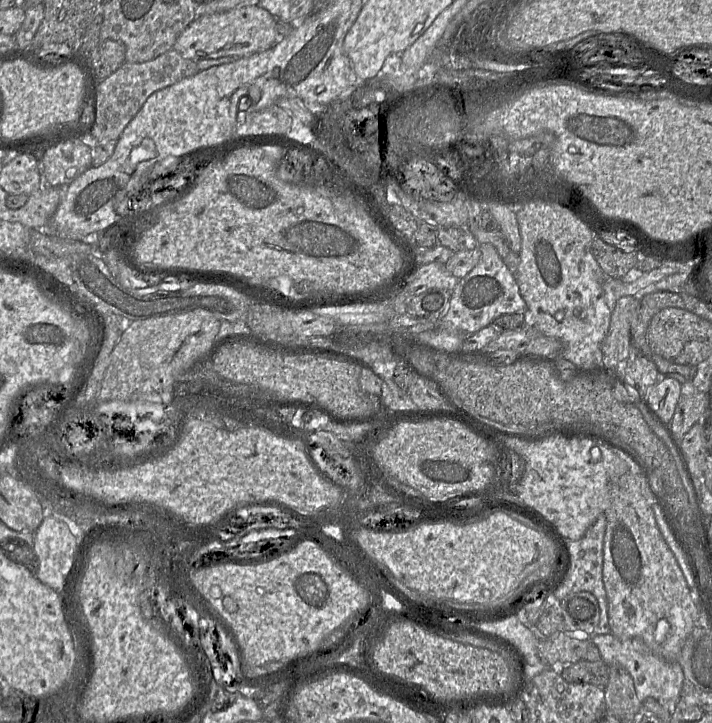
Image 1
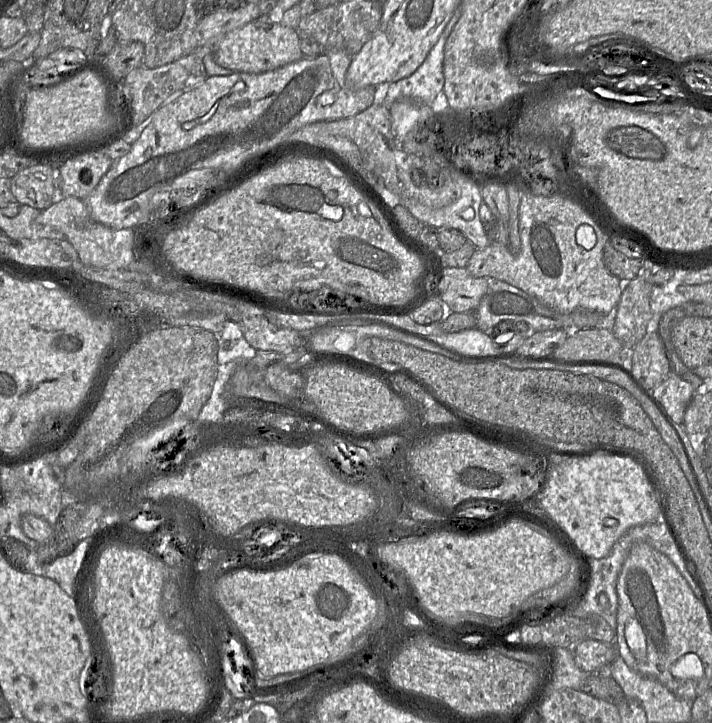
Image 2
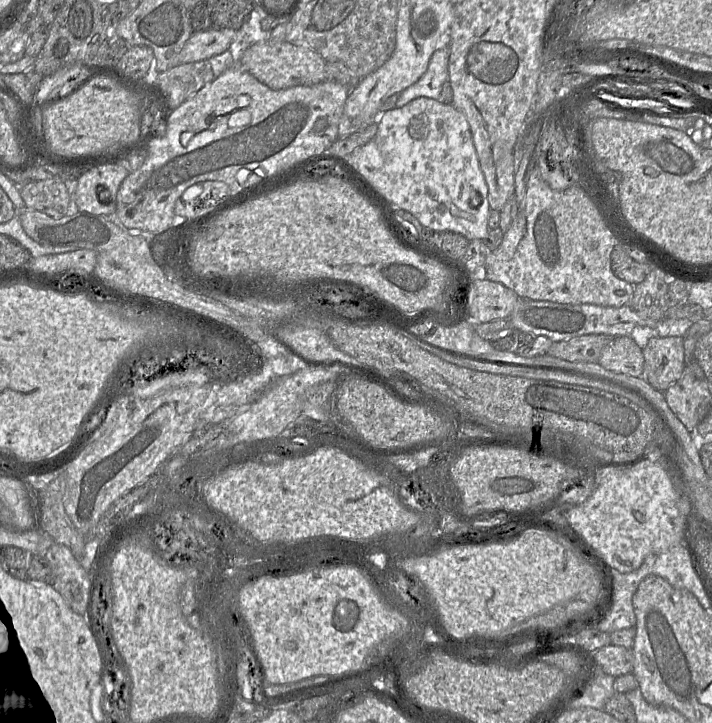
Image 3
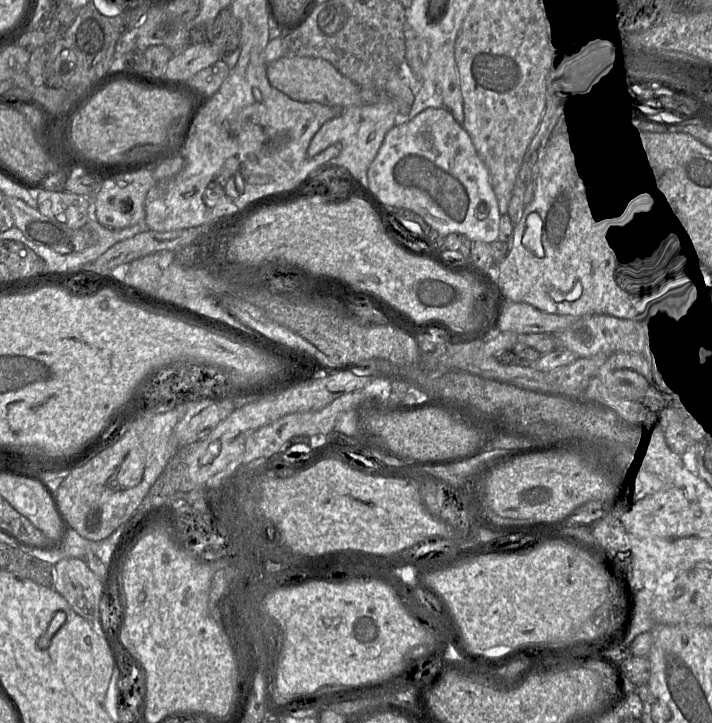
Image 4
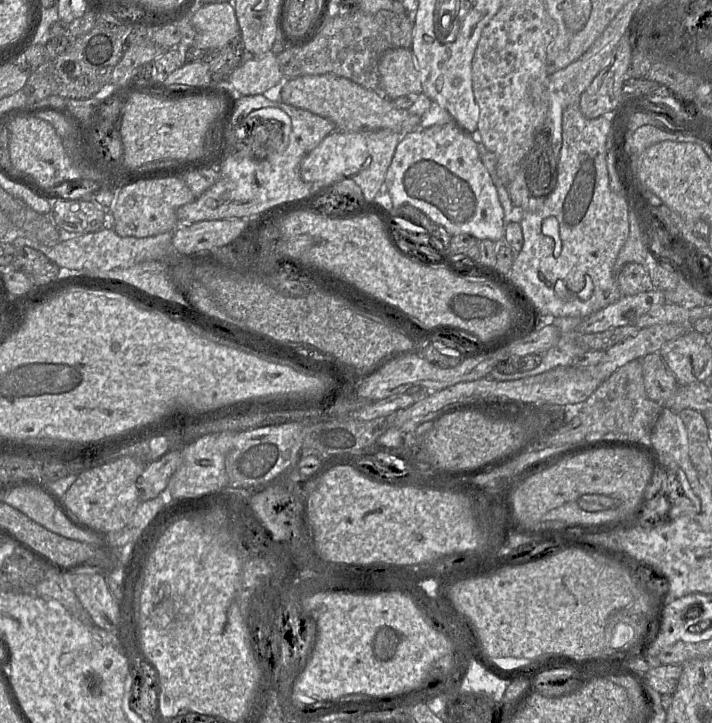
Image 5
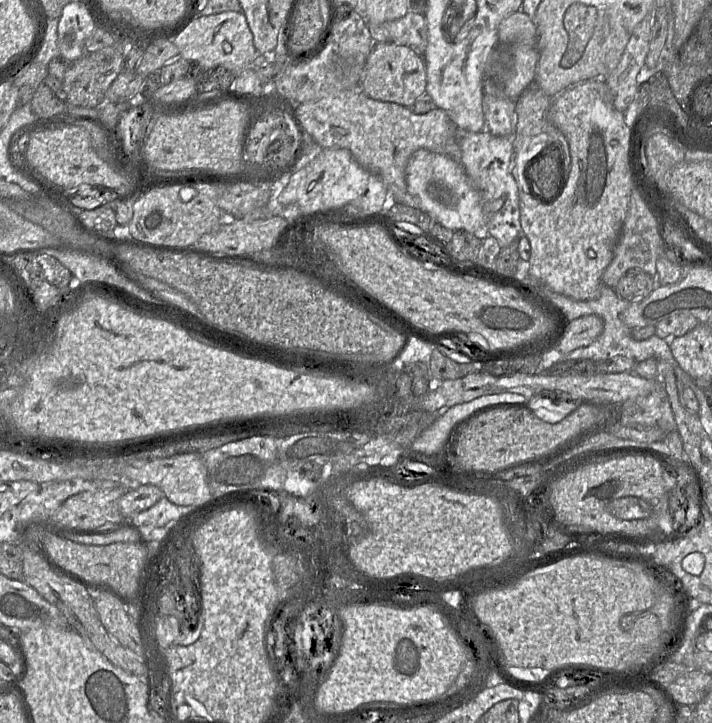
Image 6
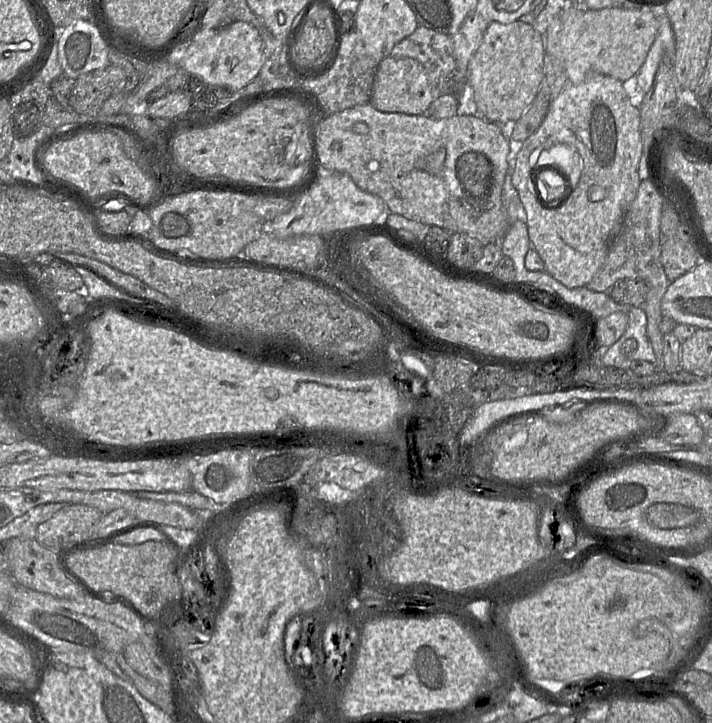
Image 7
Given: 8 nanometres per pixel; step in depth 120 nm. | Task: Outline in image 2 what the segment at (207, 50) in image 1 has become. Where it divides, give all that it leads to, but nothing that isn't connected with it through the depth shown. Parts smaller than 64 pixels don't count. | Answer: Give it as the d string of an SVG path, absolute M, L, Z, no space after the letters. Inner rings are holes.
M261 15L242 28L226 34L212 46L212 55L218 65L233 72L250 74L272 71L304 57L298 30L287 27L281 22L273 22L268 15Z

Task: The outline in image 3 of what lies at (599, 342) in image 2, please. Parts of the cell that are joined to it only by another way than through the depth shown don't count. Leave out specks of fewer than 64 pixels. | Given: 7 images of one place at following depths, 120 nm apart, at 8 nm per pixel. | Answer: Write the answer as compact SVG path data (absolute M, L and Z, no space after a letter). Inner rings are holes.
M629 336L612 338L597 363L608 370L634 377L642 377L644 370L642 349Z

